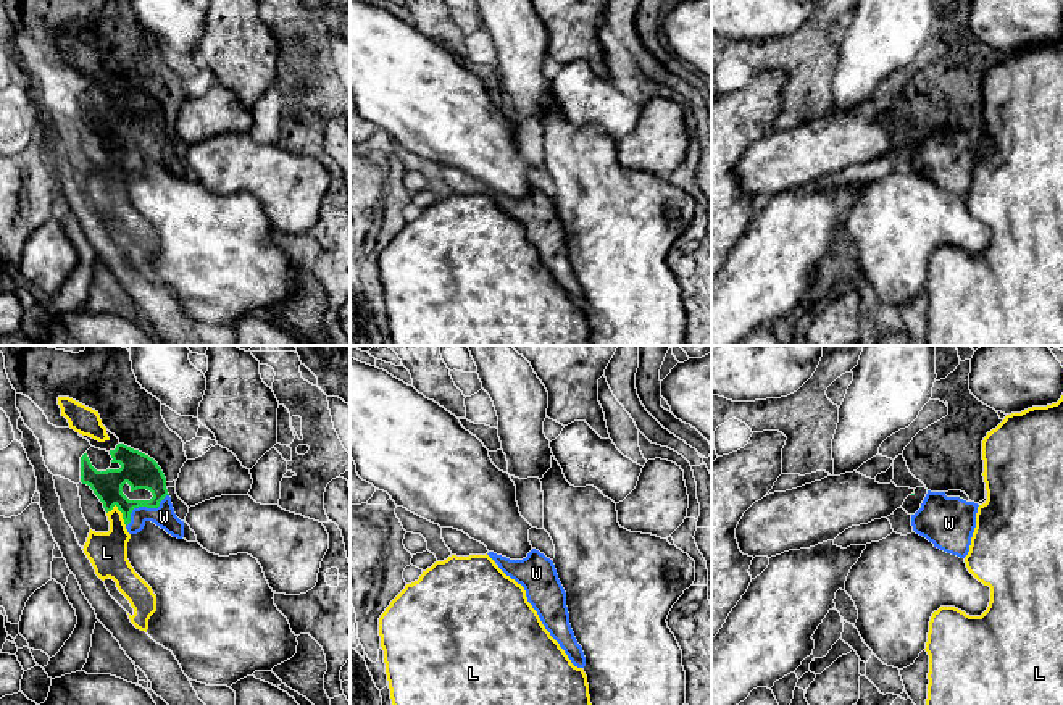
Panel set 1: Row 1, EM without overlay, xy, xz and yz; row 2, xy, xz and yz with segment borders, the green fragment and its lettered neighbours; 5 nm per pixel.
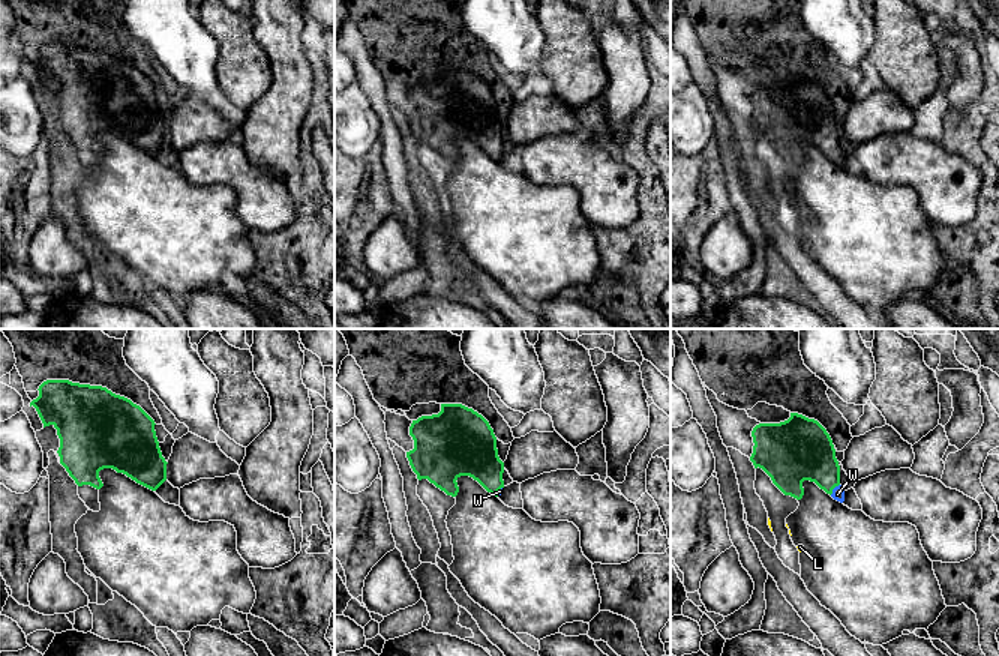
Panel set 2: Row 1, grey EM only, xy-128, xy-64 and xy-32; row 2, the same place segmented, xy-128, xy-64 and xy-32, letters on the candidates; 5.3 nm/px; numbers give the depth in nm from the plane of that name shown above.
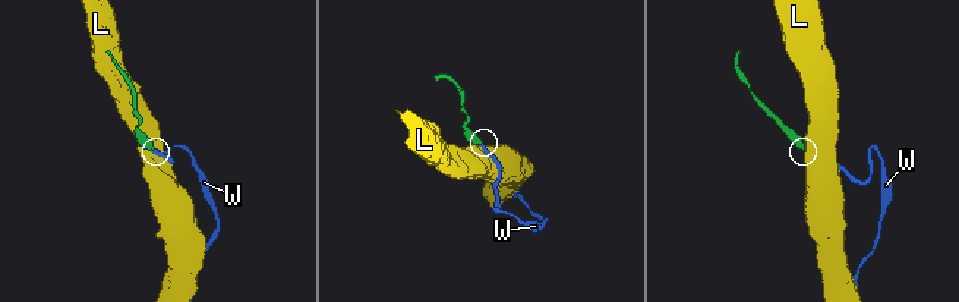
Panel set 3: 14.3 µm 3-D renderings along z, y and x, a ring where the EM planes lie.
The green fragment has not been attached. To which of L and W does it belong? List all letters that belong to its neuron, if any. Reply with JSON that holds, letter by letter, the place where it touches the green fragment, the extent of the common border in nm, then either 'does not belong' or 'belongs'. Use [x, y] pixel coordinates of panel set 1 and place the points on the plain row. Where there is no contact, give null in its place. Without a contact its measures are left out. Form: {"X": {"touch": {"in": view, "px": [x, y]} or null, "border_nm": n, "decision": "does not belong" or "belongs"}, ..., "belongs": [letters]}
{"L": {"touch": {"in": "xy", "px": [123, 154]}, "border_nm": 130, "decision": "does not belong"}, "W": {"touch": {"in": "xy", "px": [142, 144]}, "border_nm": 280, "decision": "belongs"}, "belongs": ["W"]}

